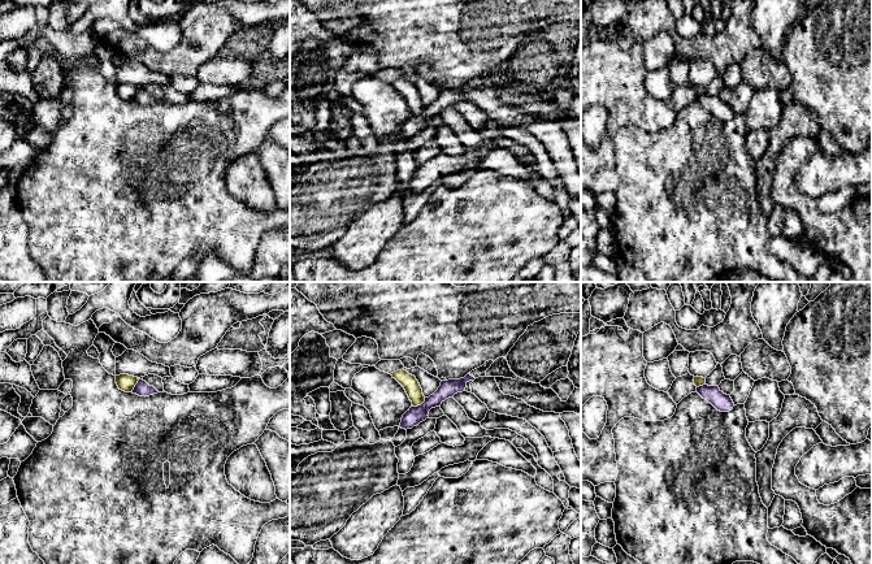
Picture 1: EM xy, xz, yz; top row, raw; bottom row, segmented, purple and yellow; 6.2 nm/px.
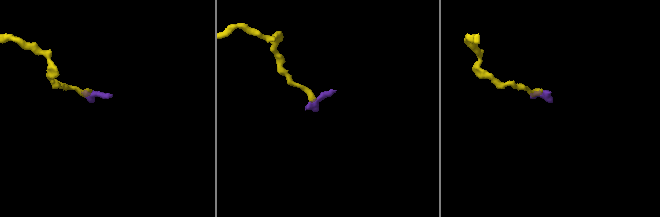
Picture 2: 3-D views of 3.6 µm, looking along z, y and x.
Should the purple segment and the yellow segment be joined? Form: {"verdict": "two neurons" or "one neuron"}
{"verdict": "two neurons"}

